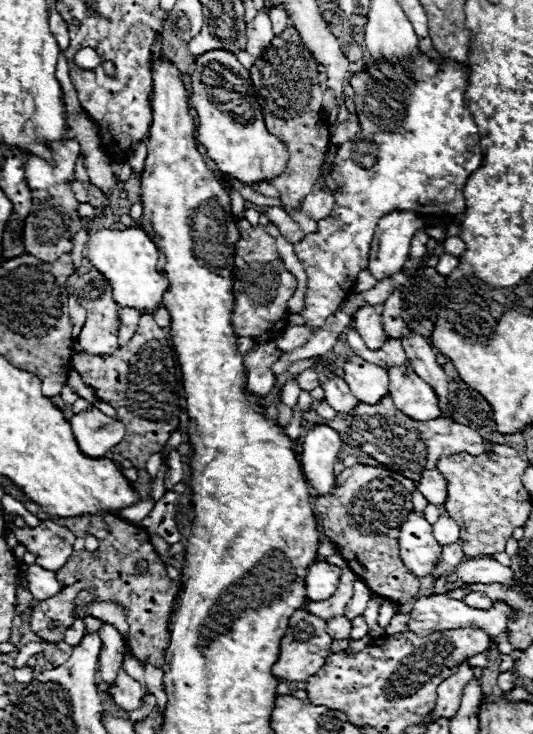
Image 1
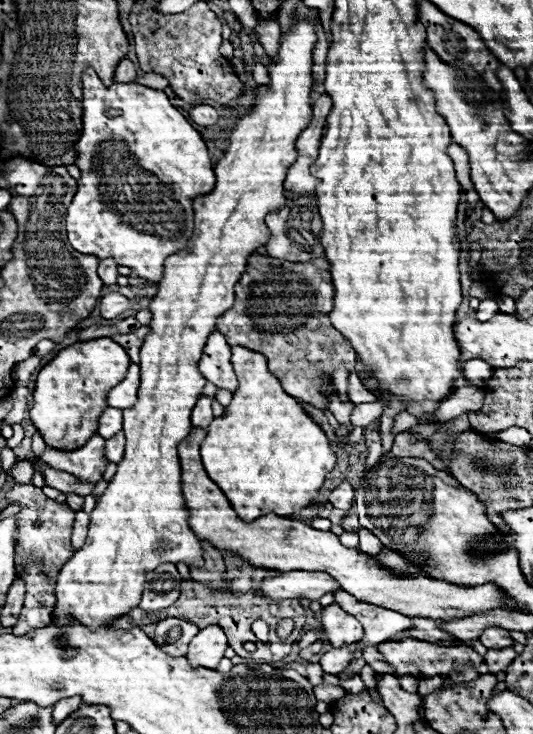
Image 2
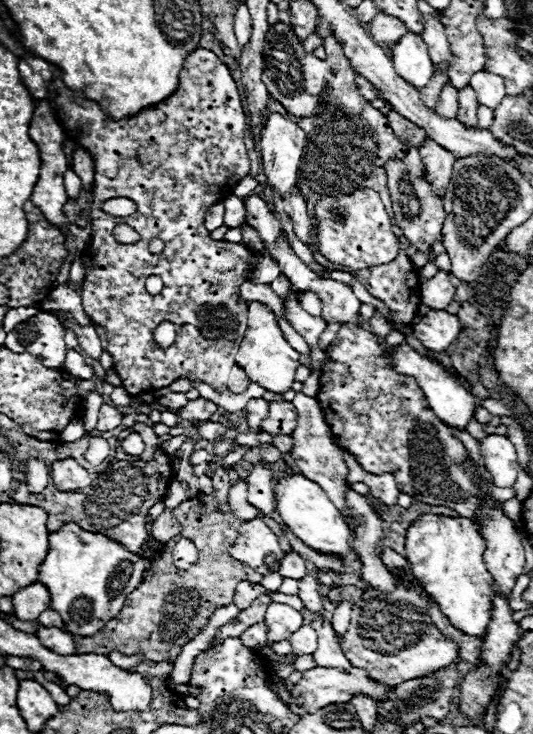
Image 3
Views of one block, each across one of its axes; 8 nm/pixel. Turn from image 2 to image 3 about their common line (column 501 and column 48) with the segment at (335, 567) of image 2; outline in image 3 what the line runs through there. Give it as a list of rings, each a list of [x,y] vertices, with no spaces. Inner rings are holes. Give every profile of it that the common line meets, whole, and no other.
[[[34,582],[32,586],[26,586],[24,590],[16,592],[12,596],[14,602],[14,616],[20,620],[36,620],[44,610],[50,606],[50,594],[48,588],[42,582]]]

